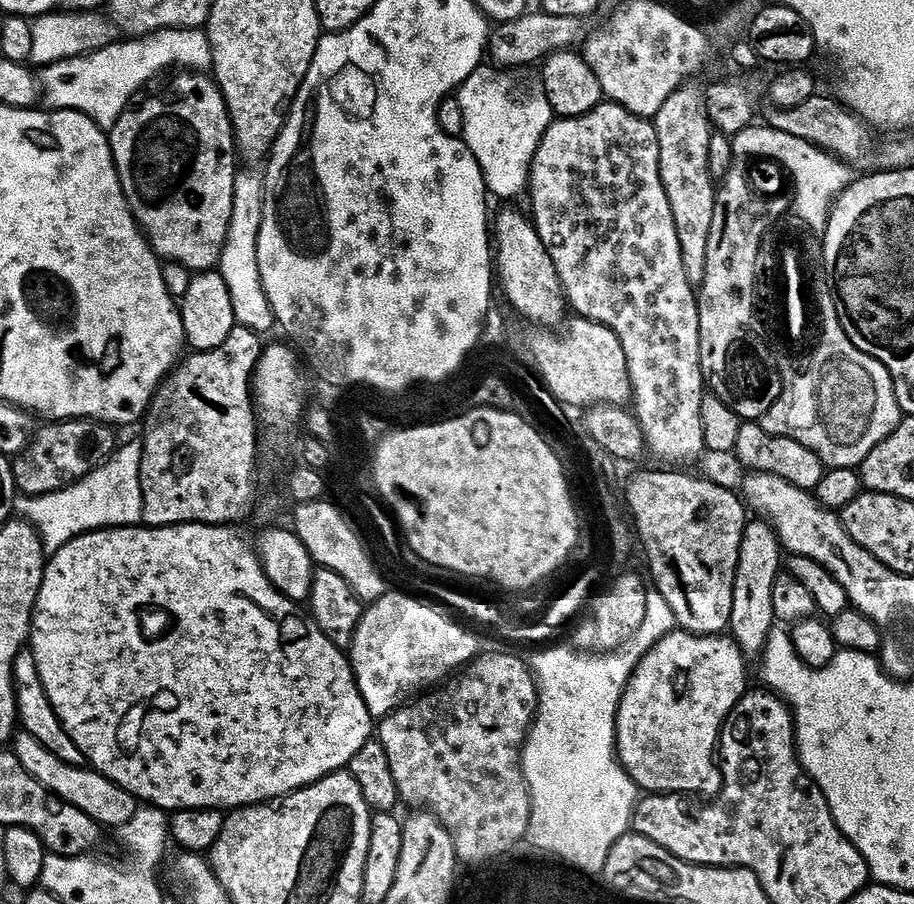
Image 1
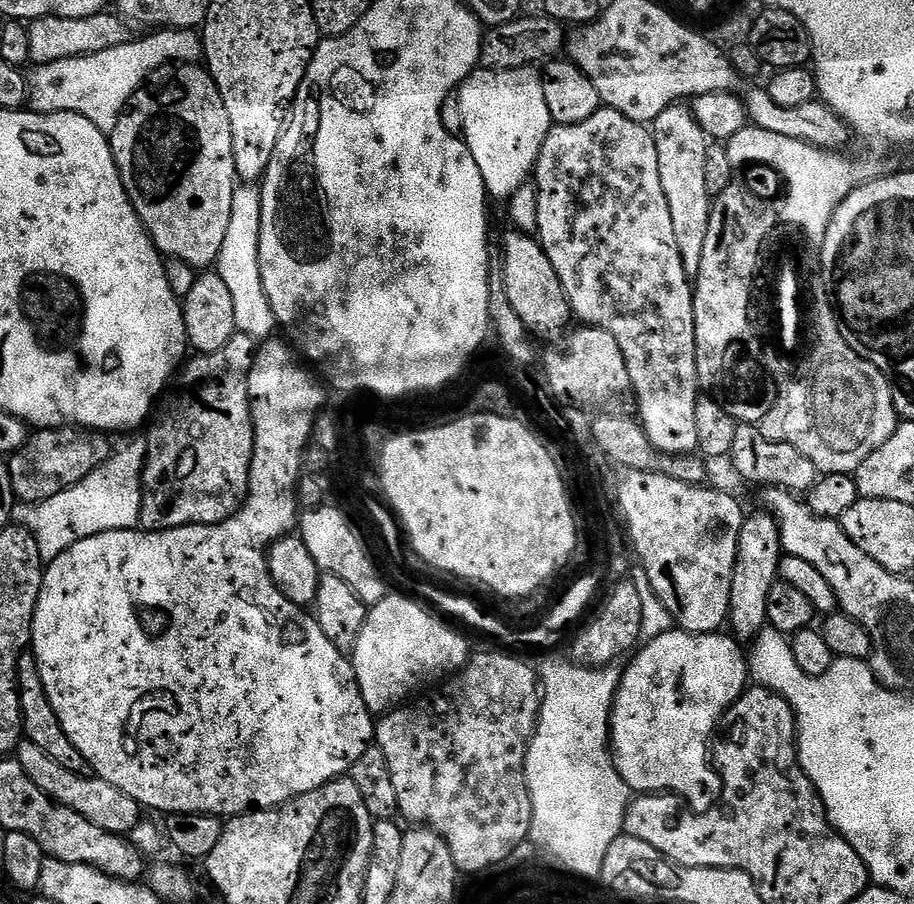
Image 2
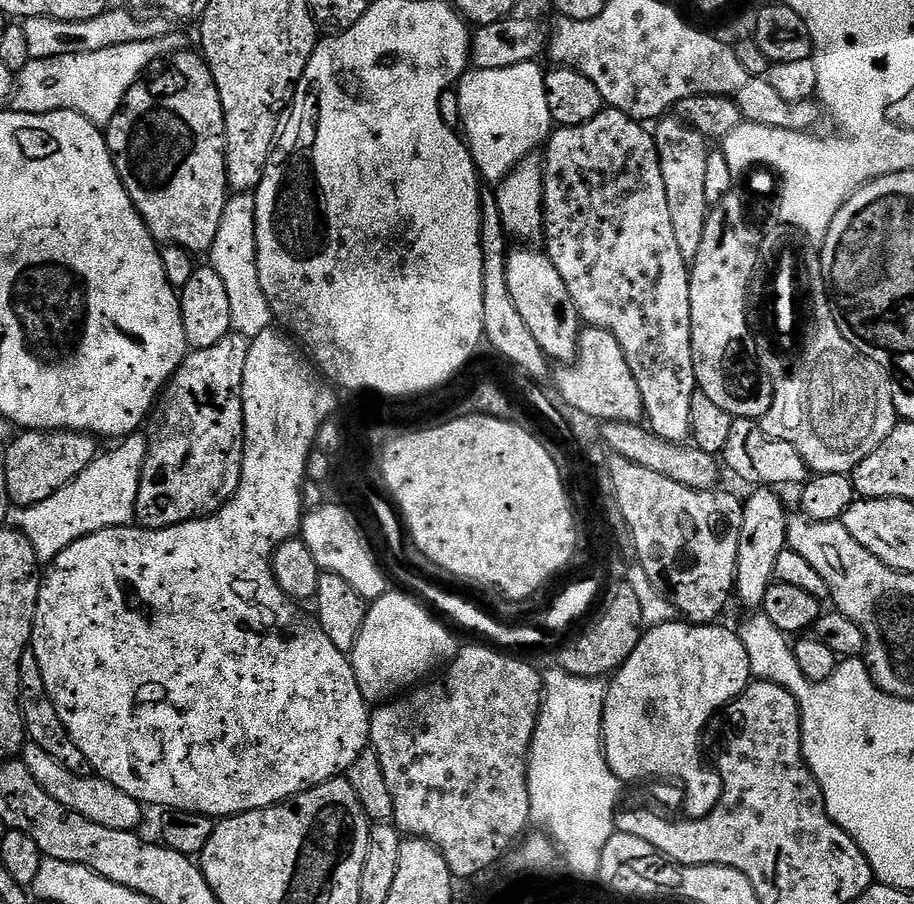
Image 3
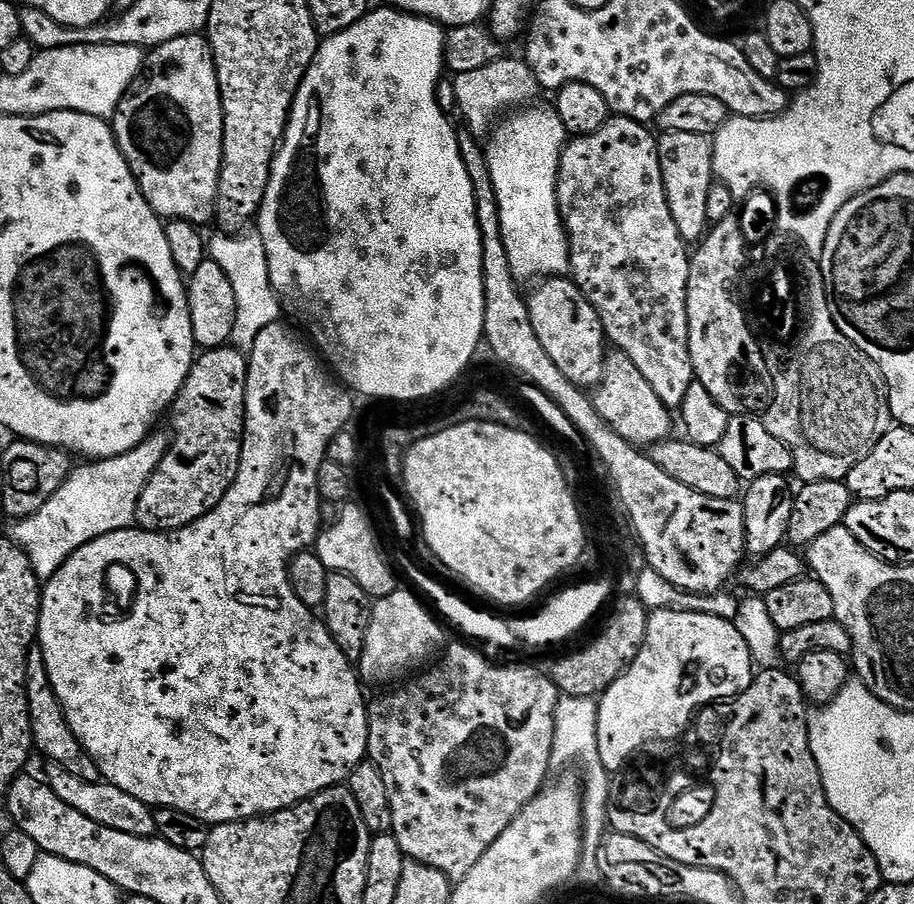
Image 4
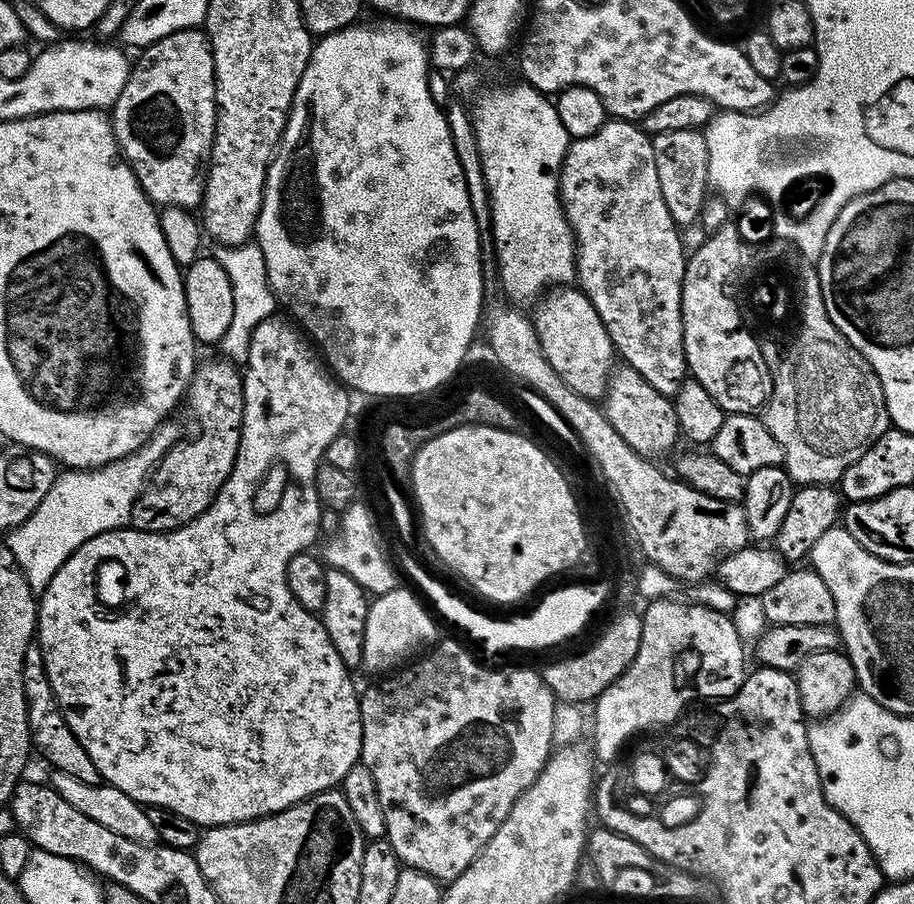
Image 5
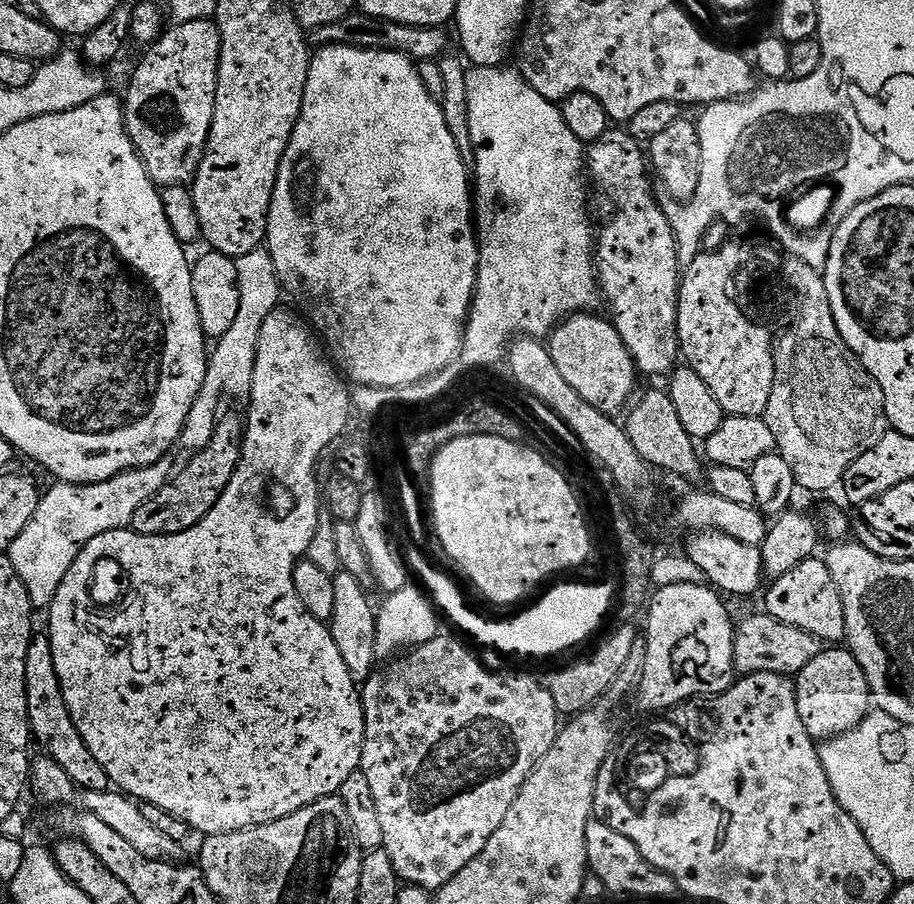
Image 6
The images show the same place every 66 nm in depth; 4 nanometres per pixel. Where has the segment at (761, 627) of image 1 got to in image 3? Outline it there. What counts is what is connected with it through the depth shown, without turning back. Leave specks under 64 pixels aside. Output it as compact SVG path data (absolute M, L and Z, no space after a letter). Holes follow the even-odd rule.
M760 486L755 489L756 492L749 500L743 501L744 517L742 518L742 530L740 531L740 541L738 542L738 562L736 563L736 583L734 592L740 595L740 600L744 604L749 604L752 610L759 609L766 598L766 590L774 583L776 573L776 559L778 554L788 544L788 525L790 516L784 513L784 504L780 501L780 496L775 487Z

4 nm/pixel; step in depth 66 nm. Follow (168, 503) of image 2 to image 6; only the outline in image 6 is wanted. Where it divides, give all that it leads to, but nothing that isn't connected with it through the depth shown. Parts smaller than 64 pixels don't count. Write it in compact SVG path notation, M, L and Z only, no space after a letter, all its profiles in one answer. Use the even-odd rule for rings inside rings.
M221 415L216 422L216 429L210 442L198 453L191 457L188 465L181 467L173 475L150 502L138 506L138 514L134 514L131 522L133 532L140 532L144 536L169 536L178 534L182 530L190 530L202 518L206 518L208 511L218 502L222 490L230 482L234 470L240 461L240 446L244 443L245 425L236 416Z

